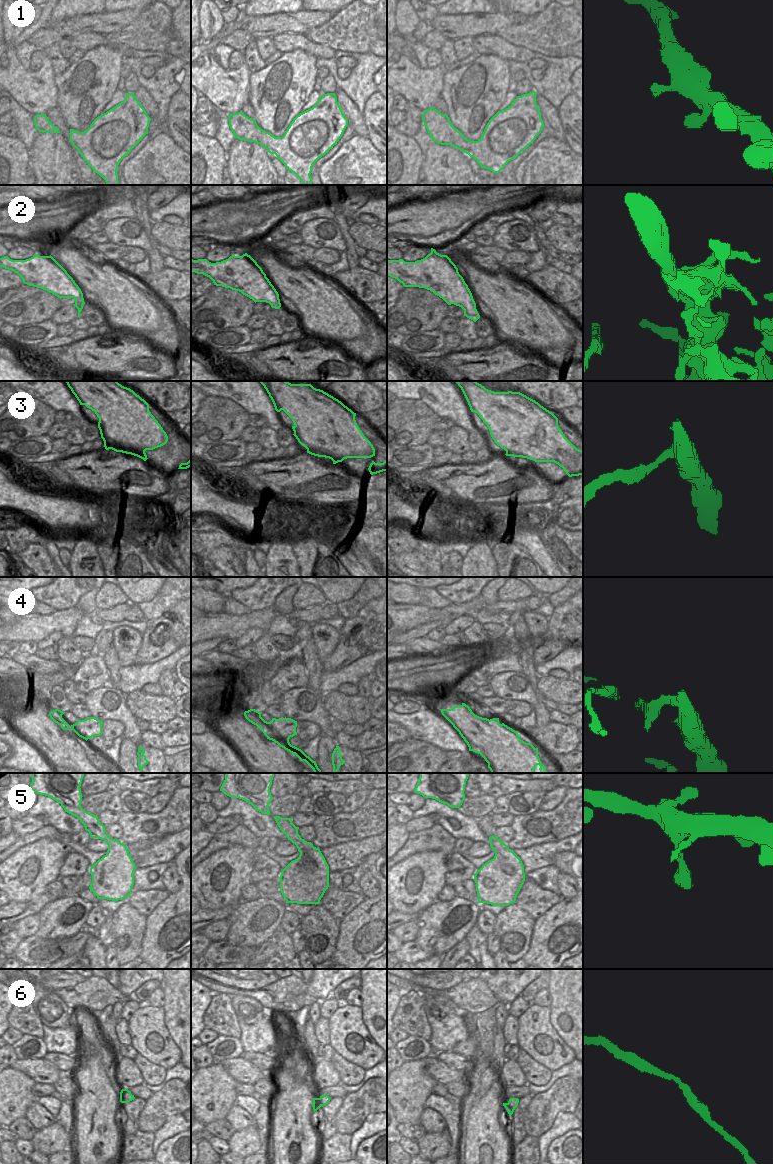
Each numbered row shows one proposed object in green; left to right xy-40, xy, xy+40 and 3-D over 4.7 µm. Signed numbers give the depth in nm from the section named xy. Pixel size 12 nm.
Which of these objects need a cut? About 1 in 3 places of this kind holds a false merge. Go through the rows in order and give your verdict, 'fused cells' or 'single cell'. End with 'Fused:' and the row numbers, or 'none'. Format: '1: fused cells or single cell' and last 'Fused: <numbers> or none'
1: single cell
2: fused cells
3: fused cells
4: fused cells
5: single cell
6: single cell
Fused: 2, 3, 4

